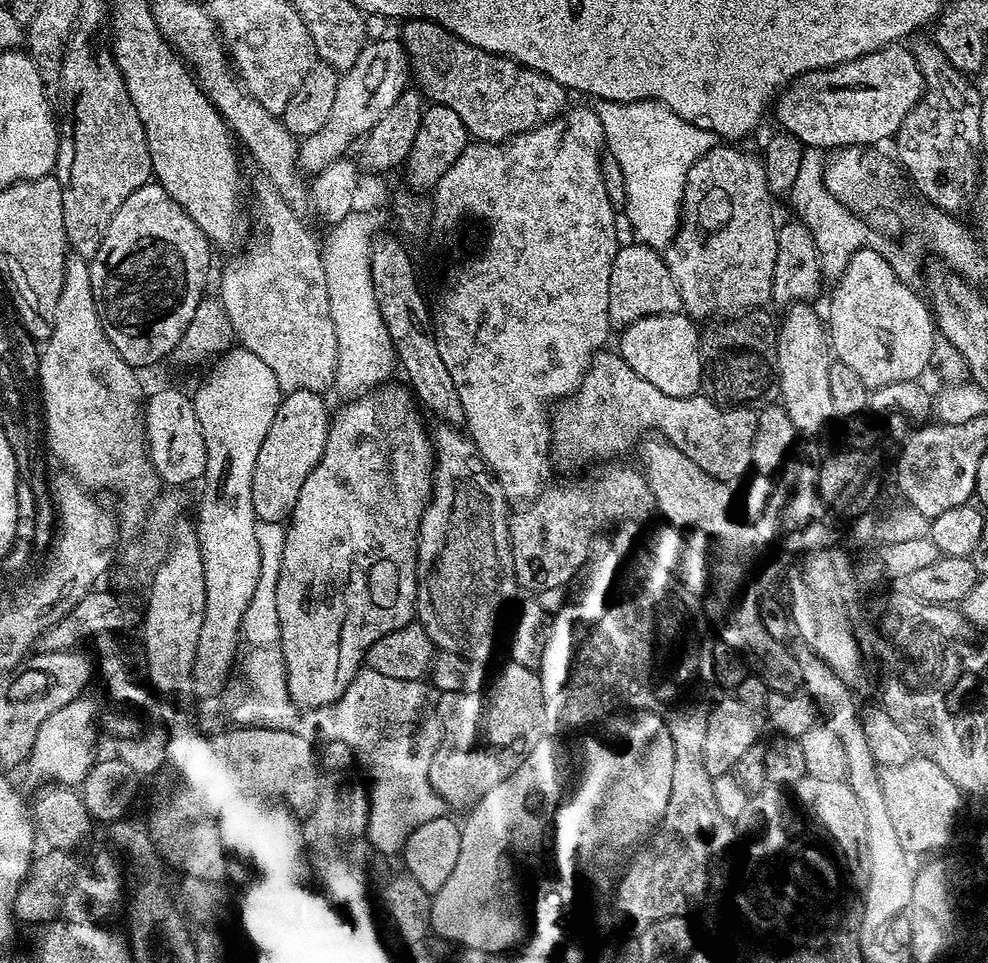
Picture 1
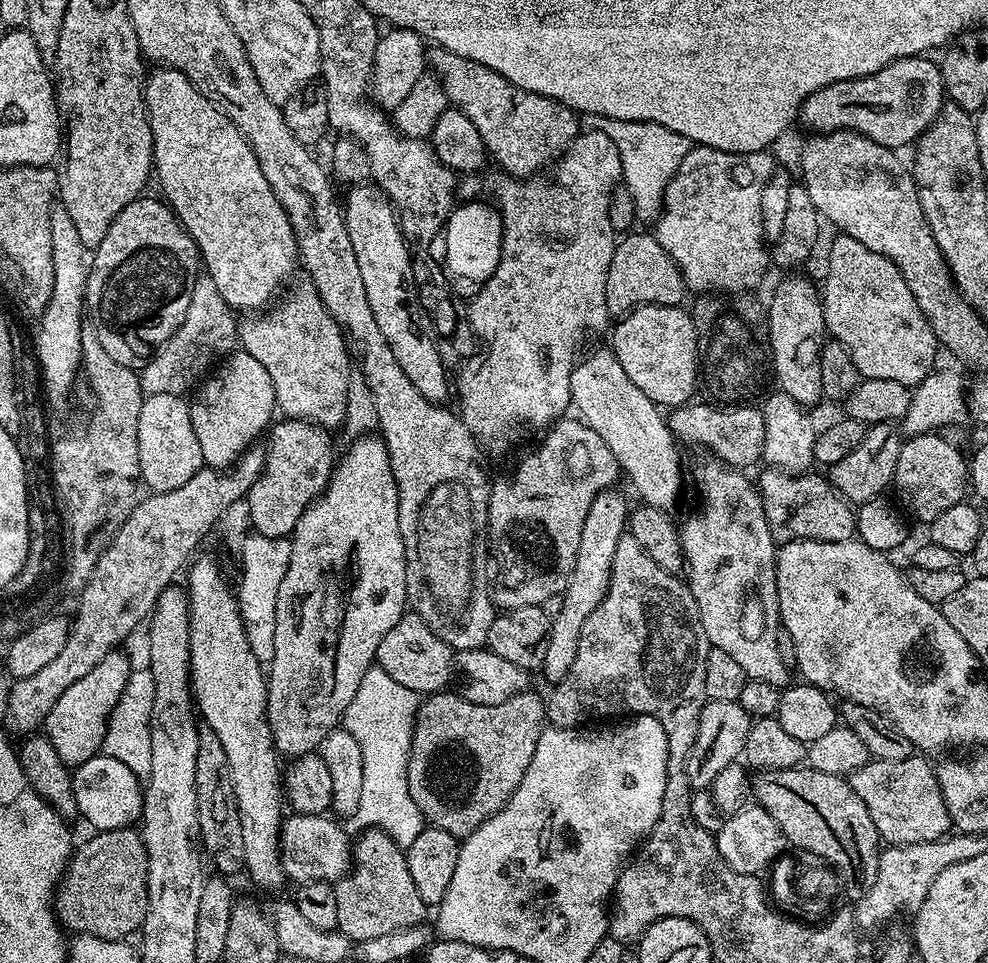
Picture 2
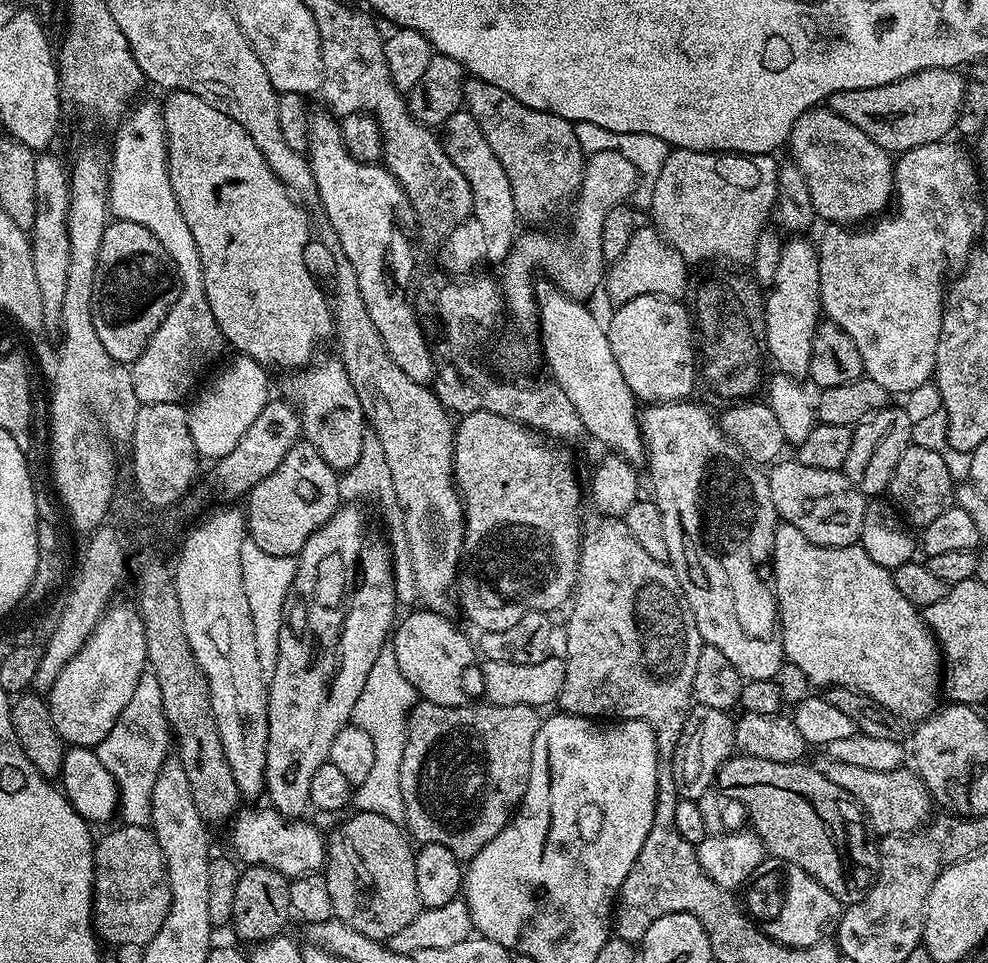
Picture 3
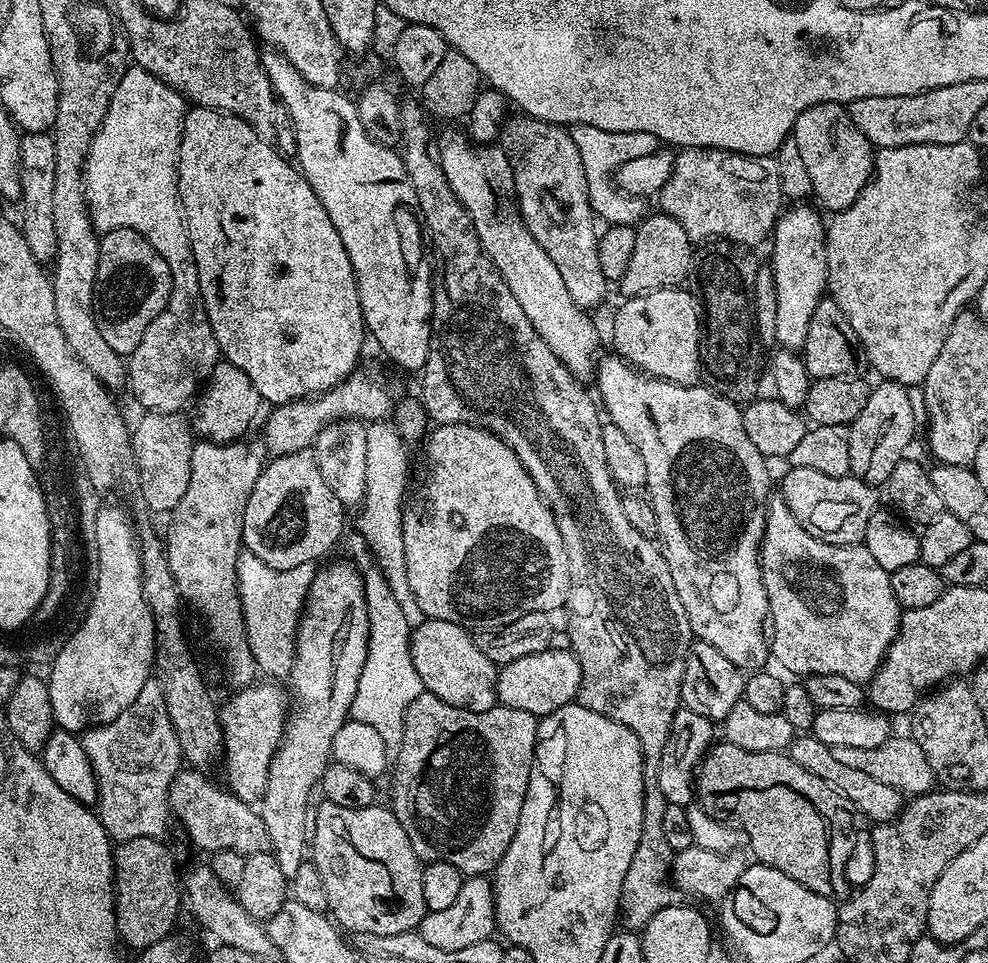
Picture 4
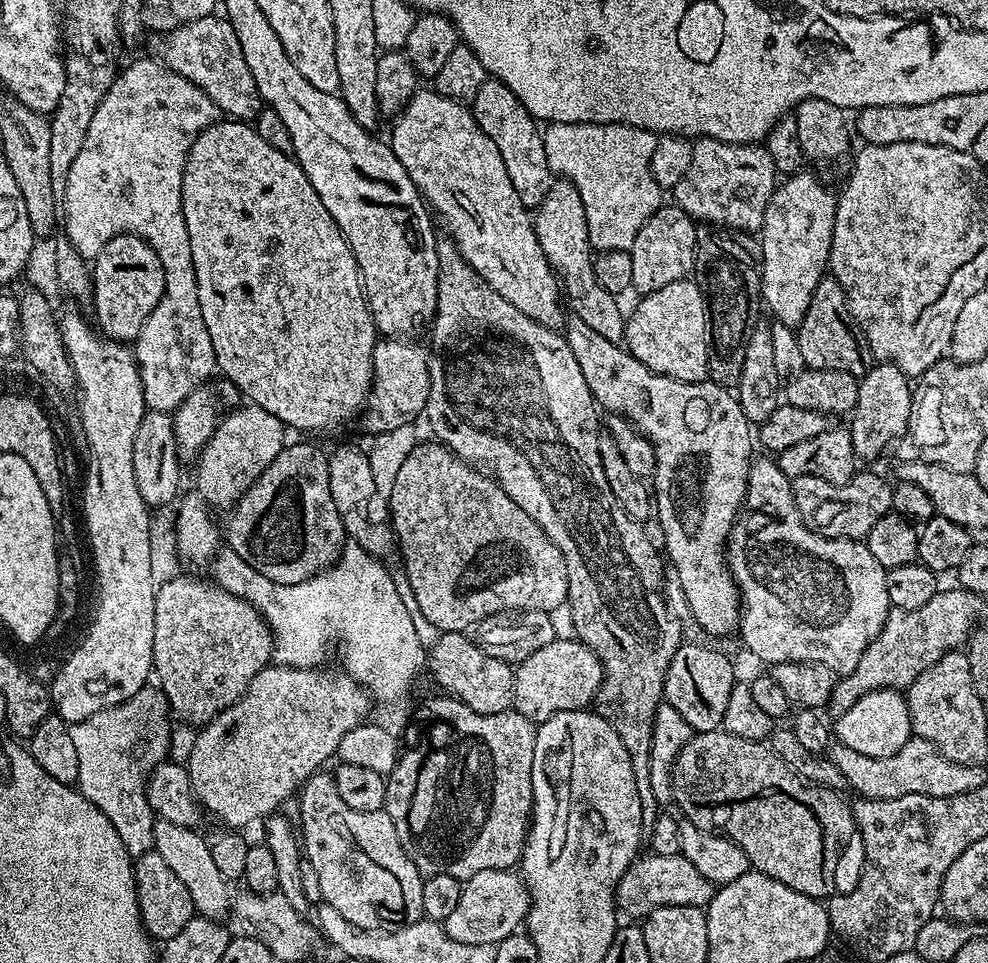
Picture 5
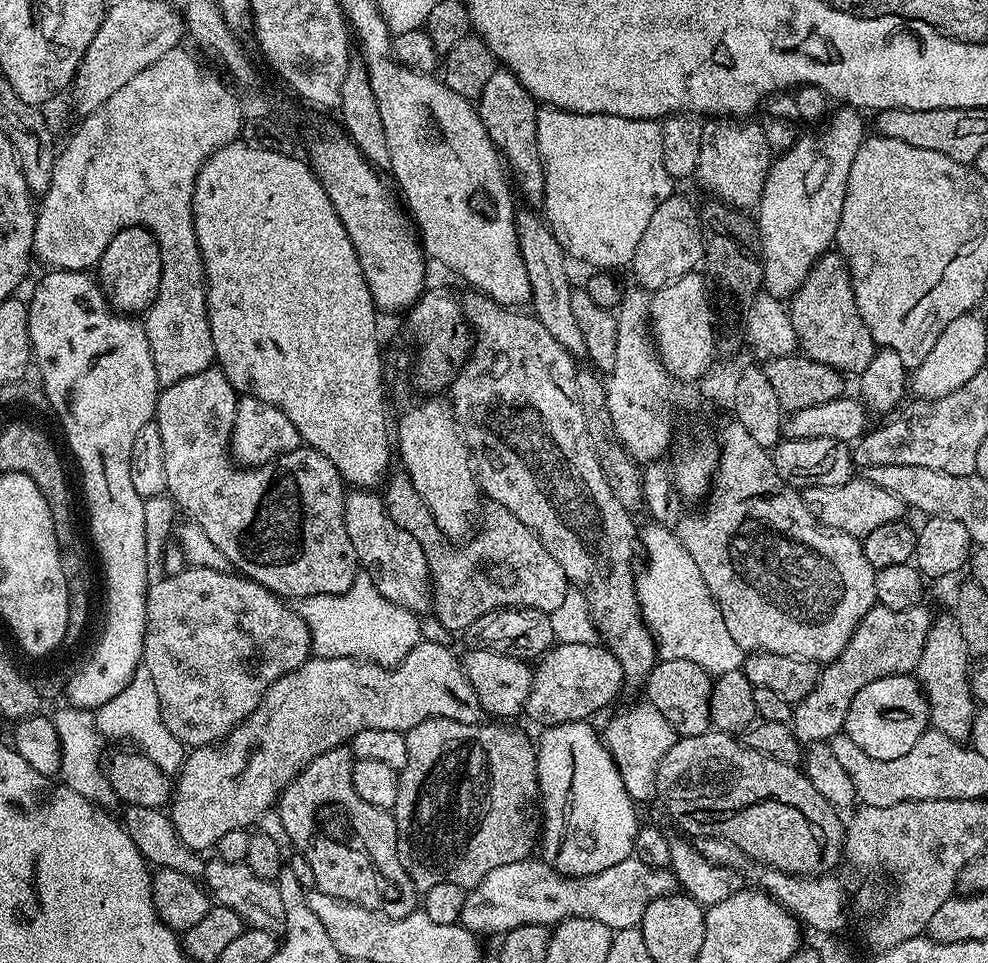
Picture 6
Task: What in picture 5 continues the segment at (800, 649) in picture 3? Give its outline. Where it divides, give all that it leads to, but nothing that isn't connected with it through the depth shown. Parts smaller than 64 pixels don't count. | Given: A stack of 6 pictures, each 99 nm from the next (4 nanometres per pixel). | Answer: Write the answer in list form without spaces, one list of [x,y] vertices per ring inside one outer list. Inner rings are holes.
[[[753,459],[751,468],[748,469],[748,492],[744,496],[744,507],[736,518],[736,524],[732,533],[728,535],[728,547],[726,549],[728,568],[736,580],[736,587],[740,590],[740,598],[743,608],[740,614],[740,627],[738,636],[744,639],[744,644],[760,660],[765,660],[768,666],[790,662],[822,662],[822,666],[830,666],[837,674],[843,674],[854,670],[858,666],[858,658],[866,650],[866,646],[882,630],[882,626],[888,617],[890,607],[886,598],[886,570],[870,554],[867,543],[859,540],[835,540],[820,536],[817,532],[811,532],[802,522],[802,514],[798,514],[798,506],[794,506],[794,494],[792,493],[792,481],[786,474],[782,474],[779,463],[775,459]]]

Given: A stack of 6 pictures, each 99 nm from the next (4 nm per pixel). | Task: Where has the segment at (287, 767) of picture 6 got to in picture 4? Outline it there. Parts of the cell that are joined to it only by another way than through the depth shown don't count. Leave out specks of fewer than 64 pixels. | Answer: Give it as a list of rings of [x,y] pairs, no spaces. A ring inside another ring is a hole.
[[[253,682],[241,687],[228,701],[219,705],[220,730],[224,735],[224,776],[228,779],[227,791],[236,796],[242,803],[252,806],[261,799],[267,786],[267,775],[270,774],[271,759],[280,746],[284,734],[284,723],[288,720],[290,696],[287,691],[280,689],[276,682]]]

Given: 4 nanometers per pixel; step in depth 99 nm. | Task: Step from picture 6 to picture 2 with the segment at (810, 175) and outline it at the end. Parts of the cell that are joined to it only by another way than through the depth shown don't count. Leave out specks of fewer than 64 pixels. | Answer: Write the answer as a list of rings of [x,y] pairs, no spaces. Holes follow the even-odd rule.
[[[788,274],[776,288],[772,301],[767,301],[768,347],[772,358],[774,380],[779,391],[790,394],[794,402],[813,406],[822,400],[822,366],[820,351],[826,343],[824,302],[821,293],[804,274]]]

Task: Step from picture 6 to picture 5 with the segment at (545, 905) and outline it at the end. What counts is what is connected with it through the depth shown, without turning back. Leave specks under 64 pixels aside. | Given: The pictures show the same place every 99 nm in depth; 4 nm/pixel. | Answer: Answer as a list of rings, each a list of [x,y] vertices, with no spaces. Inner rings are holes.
[[[641,855],[632,861],[616,887],[616,907],[623,915],[625,912],[628,918],[646,918],[655,908],[667,904],[704,908],[711,902],[717,885],[711,884],[702,874],[698,874],[698,870],[694,870],[694,862],[681,855],[647,855]],[[506,868],[481,870],[480,873],[474,874],[474,878],[463,881],[463,885],[457,908],[450,913],[450,918],[442,922],[444,932],[456,942],[486,942],[496,945],[527,921],[532,894],[519,871]]]

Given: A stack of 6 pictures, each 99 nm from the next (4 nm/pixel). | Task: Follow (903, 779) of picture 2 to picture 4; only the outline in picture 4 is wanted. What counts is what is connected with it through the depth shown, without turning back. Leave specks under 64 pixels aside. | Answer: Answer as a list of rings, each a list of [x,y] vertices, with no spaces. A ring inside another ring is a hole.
[[[811,734],[797,735],[786,754],[791,760],[798,762],[798,766],[802,766],[802,770],[827,780],[829,784],[835,786],[844,795],[845,801],[861,817],[864,815],[866,819],[872,820],[873,825],[893,820],[906,803],[905,797],[898,790],[894,790],[894,786],[886,786],[882,782],[878,782],[878,778],[870,778],[870,774],[862,774],[862,770],[853,770],[843,762],[838,762],[838,758],[834,758],[832,749],[827,748],[822,742],[818,742],[818,738],[814,738]]]

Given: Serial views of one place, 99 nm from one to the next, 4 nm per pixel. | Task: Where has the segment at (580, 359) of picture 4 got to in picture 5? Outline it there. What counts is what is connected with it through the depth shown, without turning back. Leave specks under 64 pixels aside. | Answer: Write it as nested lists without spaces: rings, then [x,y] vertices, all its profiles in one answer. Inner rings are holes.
[[[418,90],[408,99],[407,106],[395,117],[393,124],[396,125],[392,128],[390,143],[398,162],[406,166],[406,174],[410,174],[427,207],[437,217],[440,215],[444,219],[448,227],[447,235],[456,244],[462,258],[466,258],[466,262],[490,286],[490,290],[498,290],[498,294],[502,294],[510,306],[518,306],[526,318],[534,318],[534,322],[547,328],[559,329],[566,316],[562,307],[560,281],[542,254],[533,213],[522,202],[522,198],[518,198],[514,182],[510,182],[508,164],[502,162],[502,154],[498,146],[494,146],[494,141],[487,134],[482,134],[471,107],[467,103],[446,98],[435,90]]]

